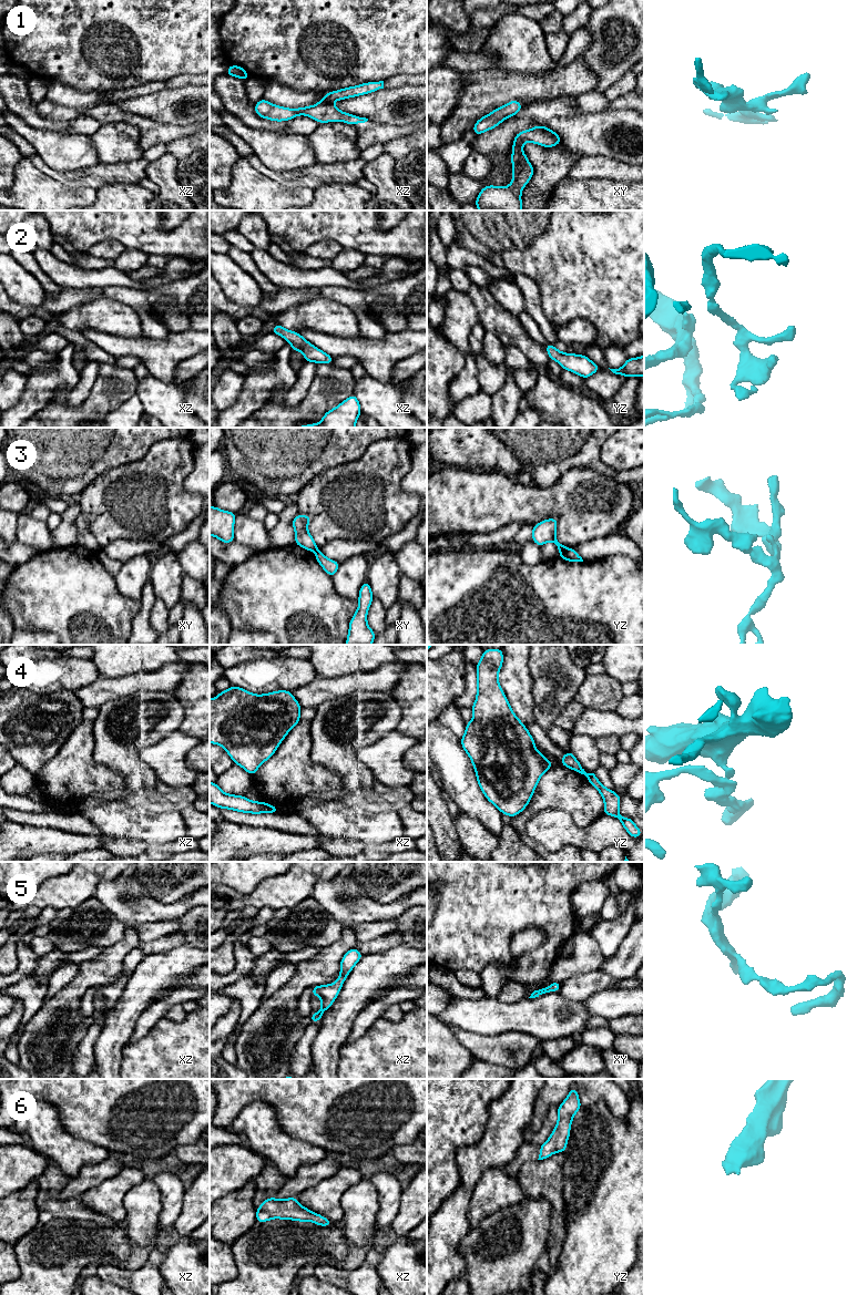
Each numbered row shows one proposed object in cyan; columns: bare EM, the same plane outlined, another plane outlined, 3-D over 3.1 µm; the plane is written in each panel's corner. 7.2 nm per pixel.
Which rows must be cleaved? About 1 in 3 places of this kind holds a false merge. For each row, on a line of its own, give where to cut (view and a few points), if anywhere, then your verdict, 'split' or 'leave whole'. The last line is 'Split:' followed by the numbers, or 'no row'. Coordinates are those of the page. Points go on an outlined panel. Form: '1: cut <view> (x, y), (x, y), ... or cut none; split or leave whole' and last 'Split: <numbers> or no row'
1: cut xz (330, 103), (317, 103), (299, 112), (294, 109); split
2: cut none; leave whole
3: cut yz (565, 547), (560, 553); split
4: cut xz (266, 802), (268, 804); split
5: cut none; leave whole
6: cut none; leave whole
Split: 1, 3, 4

